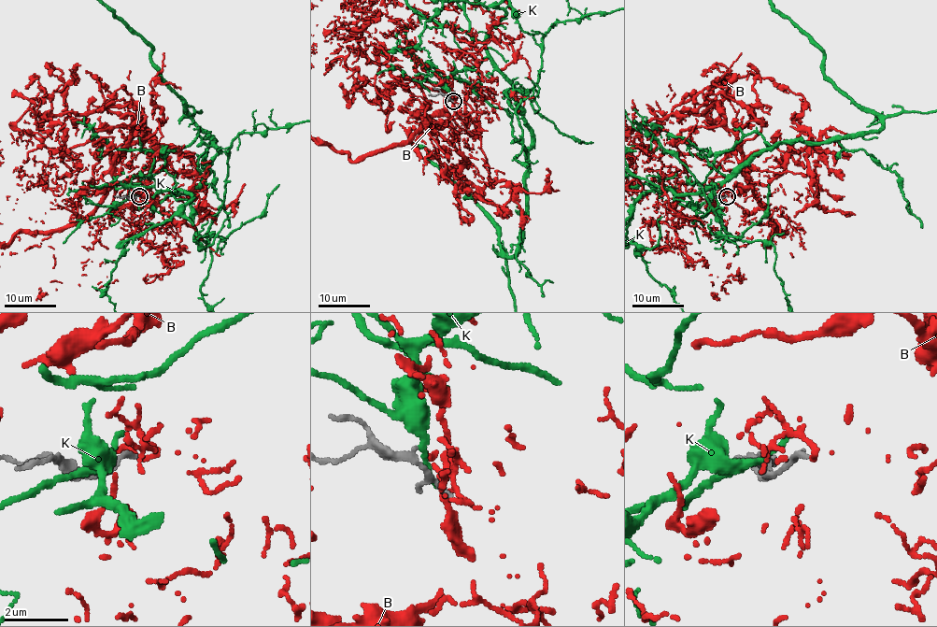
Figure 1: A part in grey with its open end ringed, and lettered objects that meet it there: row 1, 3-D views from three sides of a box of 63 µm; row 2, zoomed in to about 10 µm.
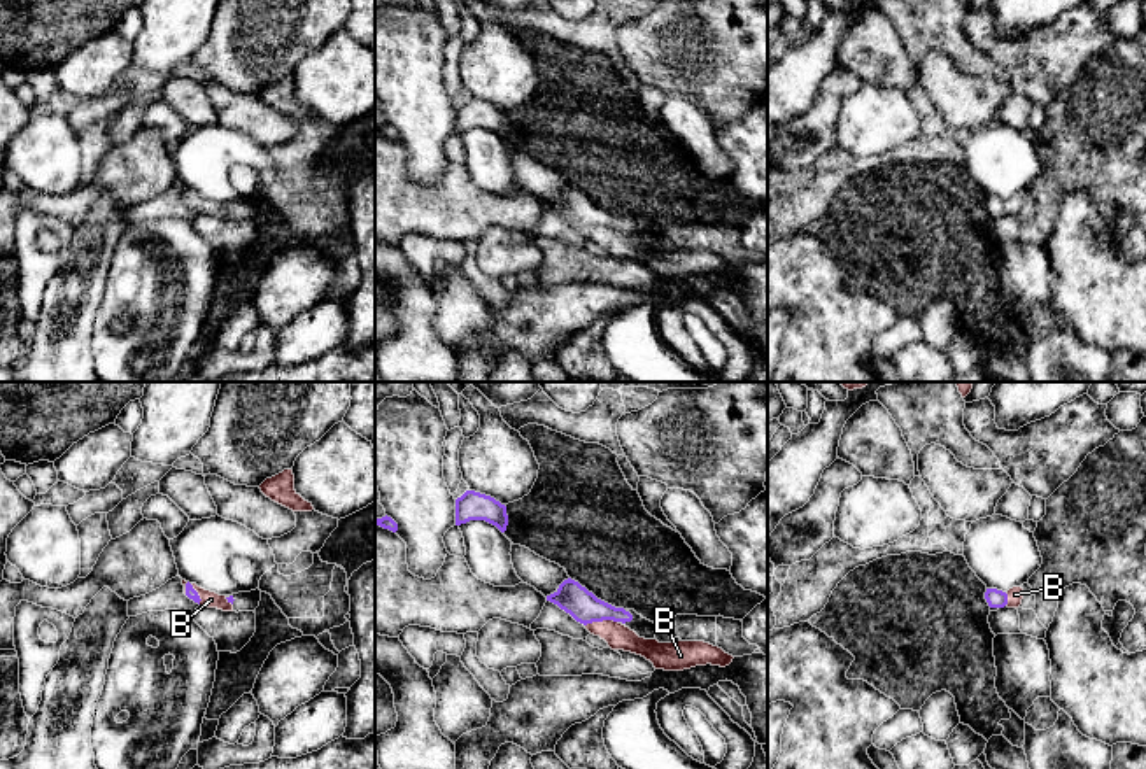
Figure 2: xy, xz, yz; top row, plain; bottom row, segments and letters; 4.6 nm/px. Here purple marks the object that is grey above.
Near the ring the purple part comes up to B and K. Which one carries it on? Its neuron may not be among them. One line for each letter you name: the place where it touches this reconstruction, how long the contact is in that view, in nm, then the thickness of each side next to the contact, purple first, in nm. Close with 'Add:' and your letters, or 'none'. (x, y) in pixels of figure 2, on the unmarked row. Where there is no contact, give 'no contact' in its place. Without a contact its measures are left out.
B: meets purple in xz at (601, 228); contact 150 nm long; 150 nm thick on the purple side, 120 nm on the other
Add: B

